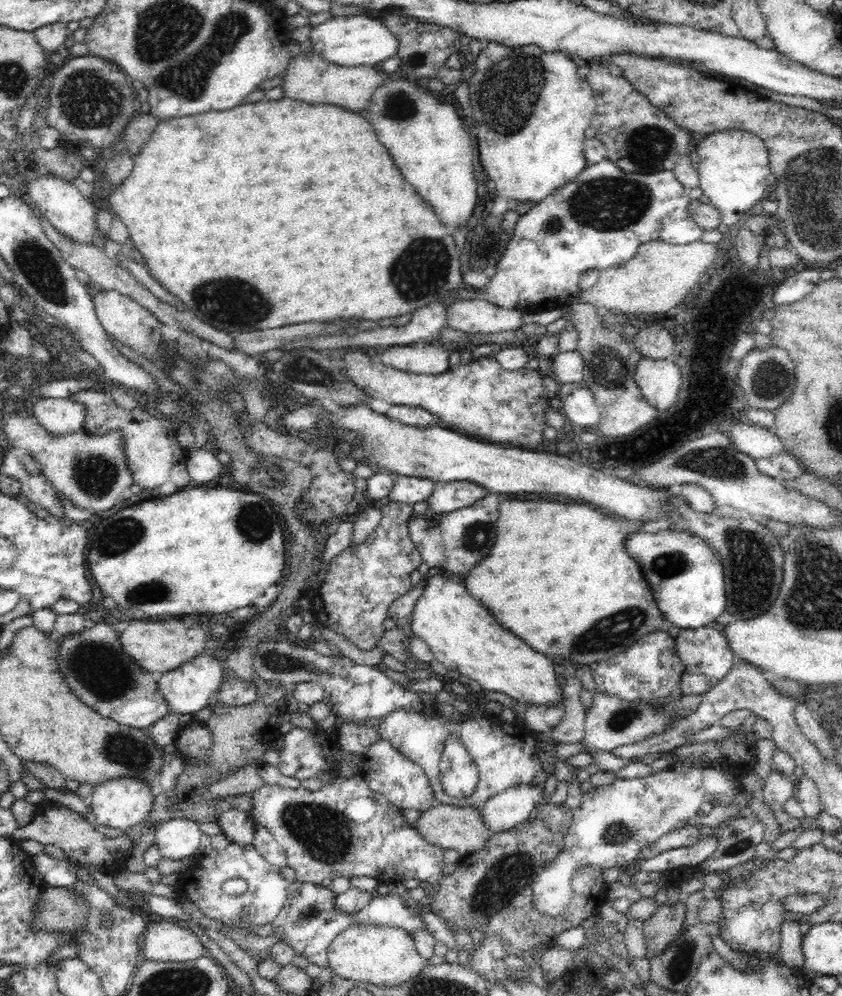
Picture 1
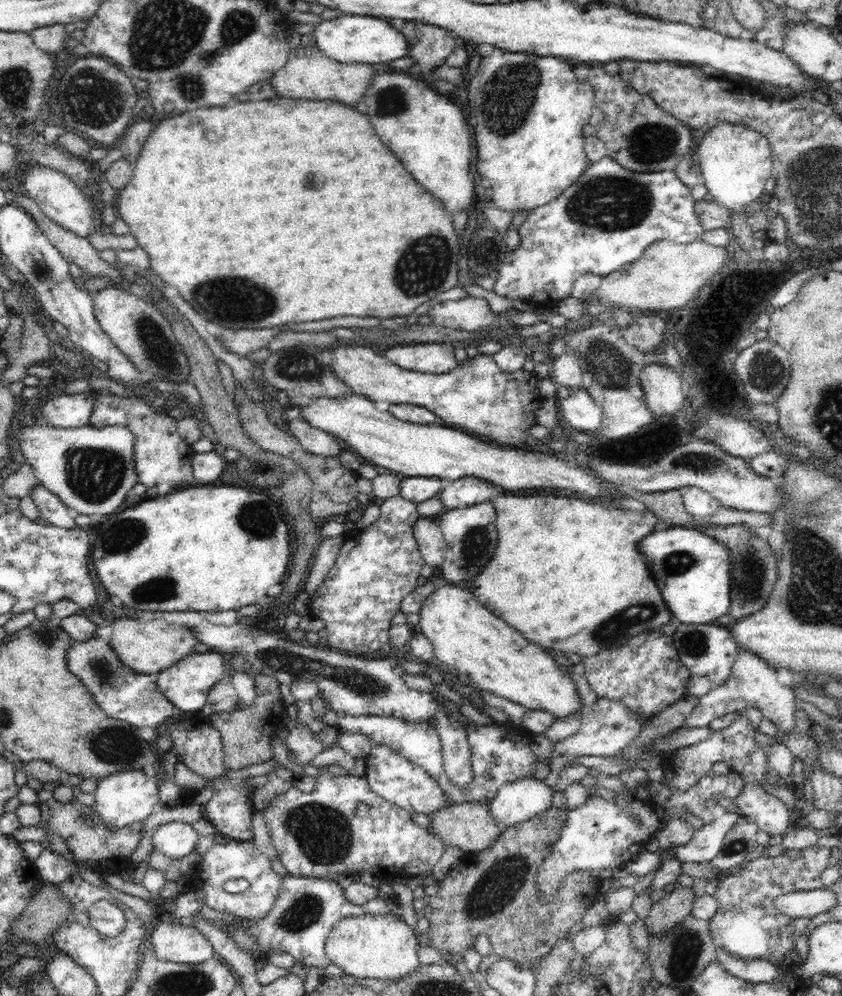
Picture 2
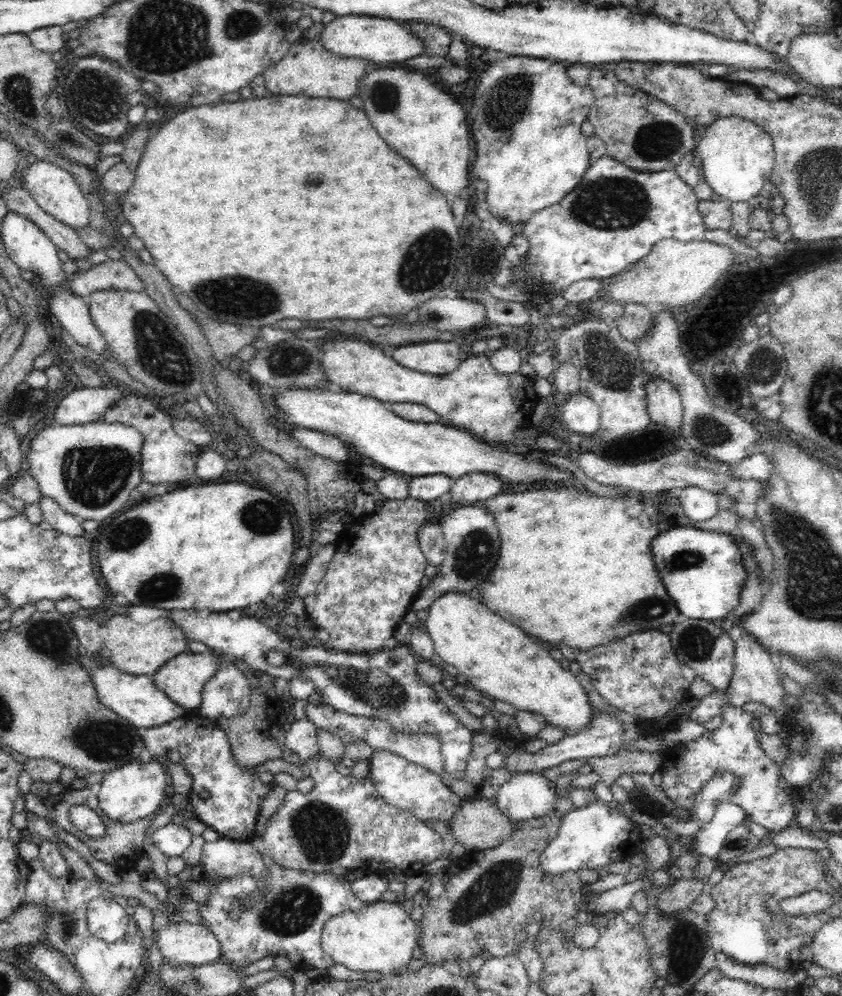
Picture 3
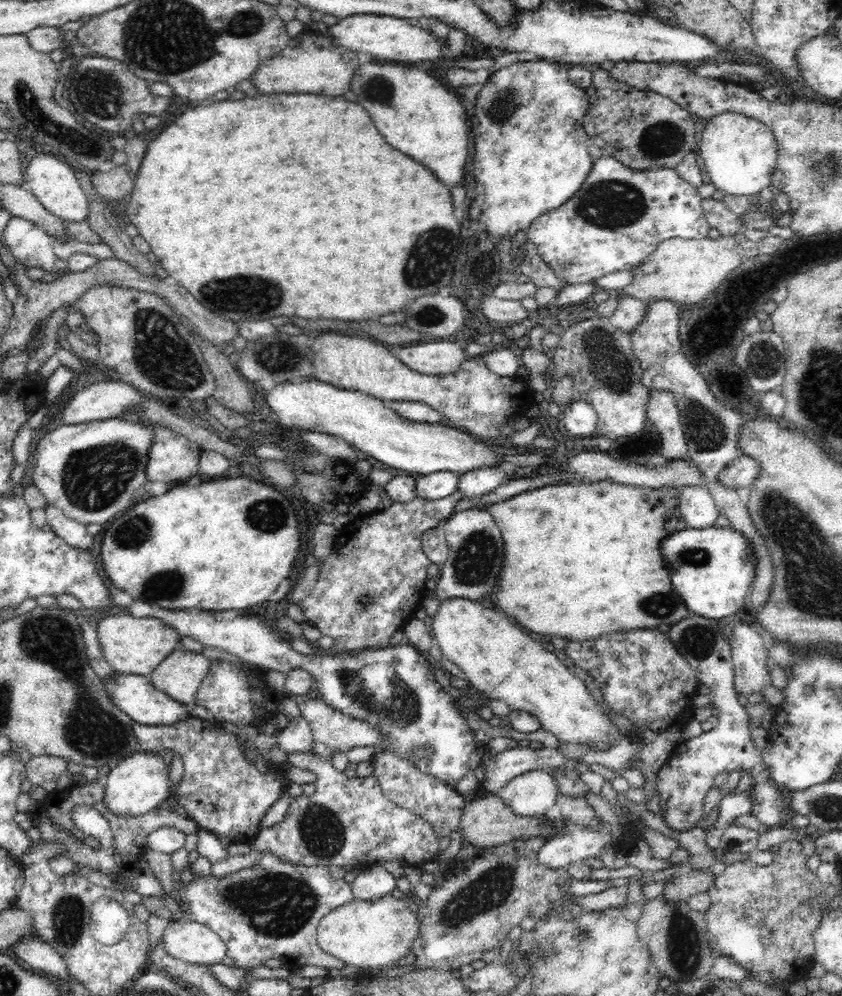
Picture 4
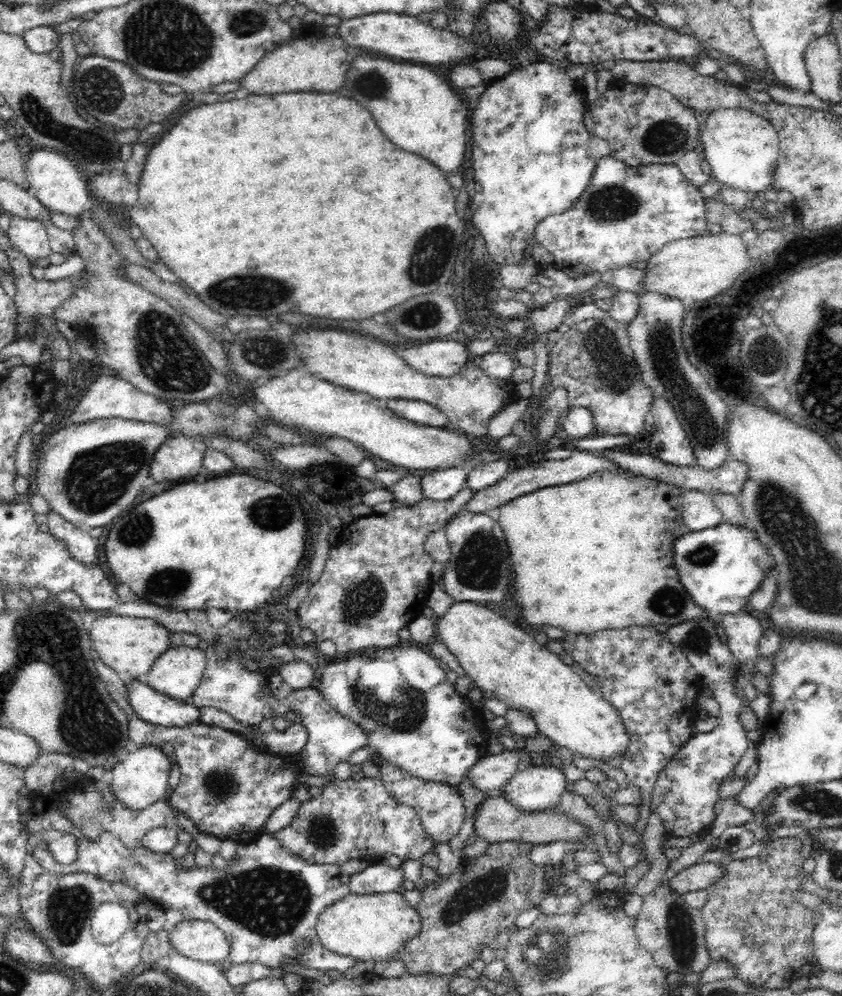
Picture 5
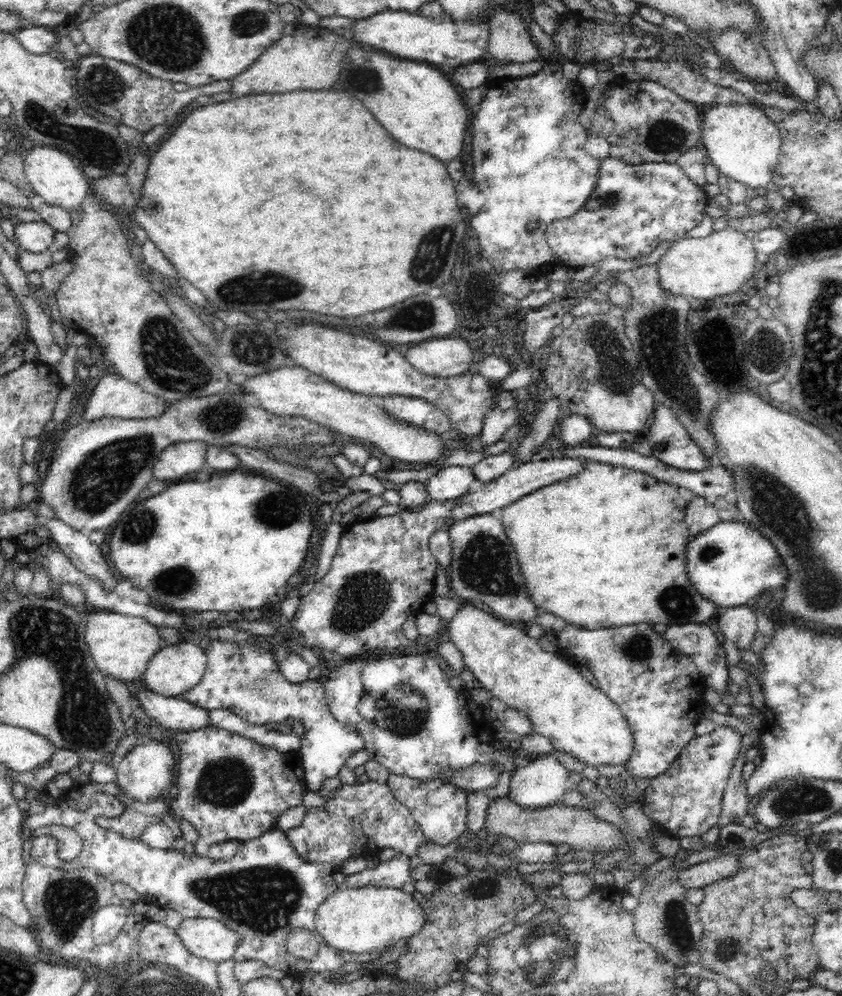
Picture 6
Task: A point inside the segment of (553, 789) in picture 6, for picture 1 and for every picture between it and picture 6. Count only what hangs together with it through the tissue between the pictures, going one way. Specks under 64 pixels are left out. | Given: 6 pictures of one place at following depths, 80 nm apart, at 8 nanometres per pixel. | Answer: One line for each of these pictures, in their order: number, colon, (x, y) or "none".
1: (513, 806)
2: (516, 802)
3: (525, 796)
4: (531, 794)
5: (537, 788)

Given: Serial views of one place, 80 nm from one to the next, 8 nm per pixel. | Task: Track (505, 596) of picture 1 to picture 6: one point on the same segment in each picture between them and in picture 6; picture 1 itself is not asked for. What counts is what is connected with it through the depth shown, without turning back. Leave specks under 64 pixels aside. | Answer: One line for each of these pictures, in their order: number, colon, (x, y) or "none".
2: (566, 573)
3: (575, 568)
4: (584, 559)
5: (598, 552)
6: (607, 547)

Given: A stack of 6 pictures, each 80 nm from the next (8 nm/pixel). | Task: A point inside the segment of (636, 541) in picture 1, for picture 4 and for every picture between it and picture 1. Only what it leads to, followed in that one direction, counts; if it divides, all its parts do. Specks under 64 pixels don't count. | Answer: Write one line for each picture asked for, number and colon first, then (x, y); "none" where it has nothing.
2: (693, 571)
3: (704, 572)
4: (712, 569)

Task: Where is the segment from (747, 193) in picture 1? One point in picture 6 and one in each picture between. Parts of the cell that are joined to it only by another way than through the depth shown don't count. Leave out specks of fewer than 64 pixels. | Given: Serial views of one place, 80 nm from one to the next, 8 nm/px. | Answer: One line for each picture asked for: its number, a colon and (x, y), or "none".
2: (735, 161)
3: (738, 156)
4: (740, 153)
5: (742, 148)
6: (741, 141)

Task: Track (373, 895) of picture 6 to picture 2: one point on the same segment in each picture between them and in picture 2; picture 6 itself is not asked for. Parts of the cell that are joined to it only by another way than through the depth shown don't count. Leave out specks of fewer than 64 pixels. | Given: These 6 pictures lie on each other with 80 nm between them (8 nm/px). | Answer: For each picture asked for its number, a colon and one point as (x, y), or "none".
2: (378, 946)
3: (380, 937)
4: (370, 934)
5: (373, 926)

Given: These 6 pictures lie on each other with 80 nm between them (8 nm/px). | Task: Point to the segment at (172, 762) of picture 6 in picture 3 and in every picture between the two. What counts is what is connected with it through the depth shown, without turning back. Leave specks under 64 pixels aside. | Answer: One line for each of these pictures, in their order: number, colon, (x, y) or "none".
3: (128, 793)
4: (137, 785)
5: (140, 778)

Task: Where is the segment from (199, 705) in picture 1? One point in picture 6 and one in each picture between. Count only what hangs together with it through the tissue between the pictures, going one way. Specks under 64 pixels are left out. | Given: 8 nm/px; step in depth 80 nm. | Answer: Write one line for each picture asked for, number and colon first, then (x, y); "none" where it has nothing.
2: (186, 684)
3: (182, 678)
4: (180, 675)
5: (177, 673)
6: (175, 669)

